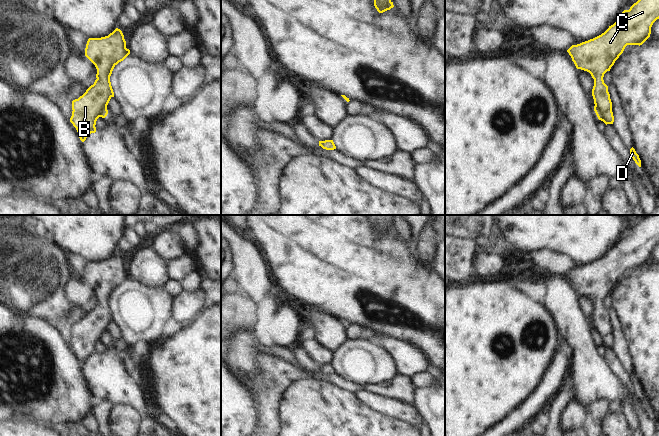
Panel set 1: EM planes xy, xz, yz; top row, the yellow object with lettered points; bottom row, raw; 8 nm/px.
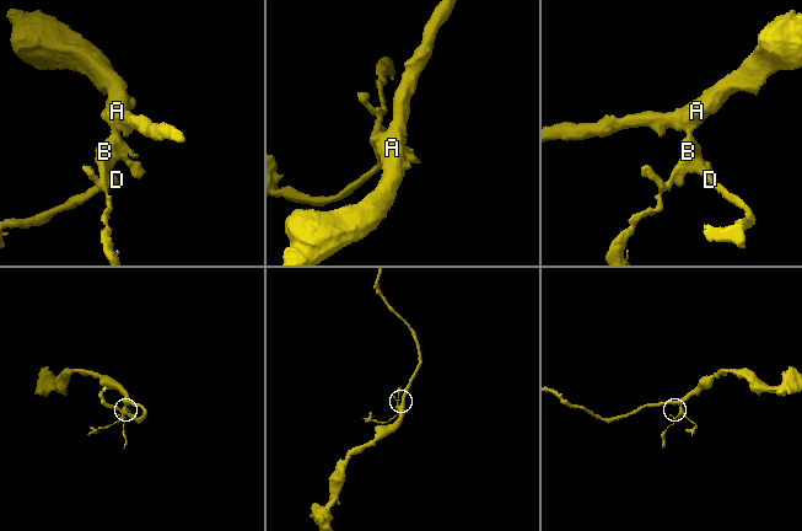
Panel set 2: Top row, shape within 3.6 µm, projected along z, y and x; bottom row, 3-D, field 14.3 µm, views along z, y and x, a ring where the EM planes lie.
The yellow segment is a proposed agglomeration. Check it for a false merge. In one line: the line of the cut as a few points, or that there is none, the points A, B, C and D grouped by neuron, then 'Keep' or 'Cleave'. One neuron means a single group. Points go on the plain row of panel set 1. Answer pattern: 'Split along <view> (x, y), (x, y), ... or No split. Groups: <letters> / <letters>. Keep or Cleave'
No split. Groups: A B C D. Keep

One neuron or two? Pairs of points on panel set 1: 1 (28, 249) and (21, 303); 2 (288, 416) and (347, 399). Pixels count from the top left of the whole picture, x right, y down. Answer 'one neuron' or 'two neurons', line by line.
1: one neuron
2: one neuron

